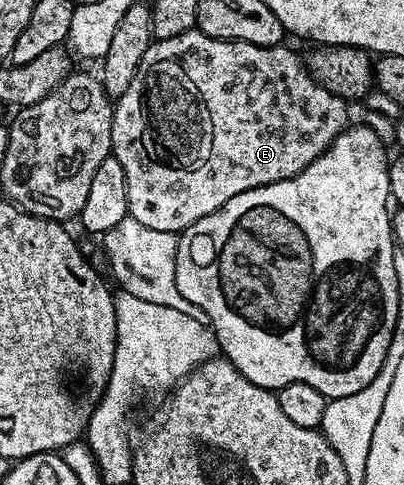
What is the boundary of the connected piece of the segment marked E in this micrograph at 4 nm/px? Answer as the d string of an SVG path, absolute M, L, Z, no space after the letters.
M198 29L181 33L181 37L155 39L141 58L129 89L117 100L111 113L111 154L117 161L121 161L121 169L125 169L128 216L136 218L150 229L181 233L189 225L201 221L201 217L209 217L209 213L221 209L229 197L285 181L317 161L317 157L321 157L331 142L348 126L347 107L348 104L341 96L335 95L315 79L312 72L308 71L306 62L302 58L298 59L287 45L258 47L252 43L234 43L231 39L214 39Z

